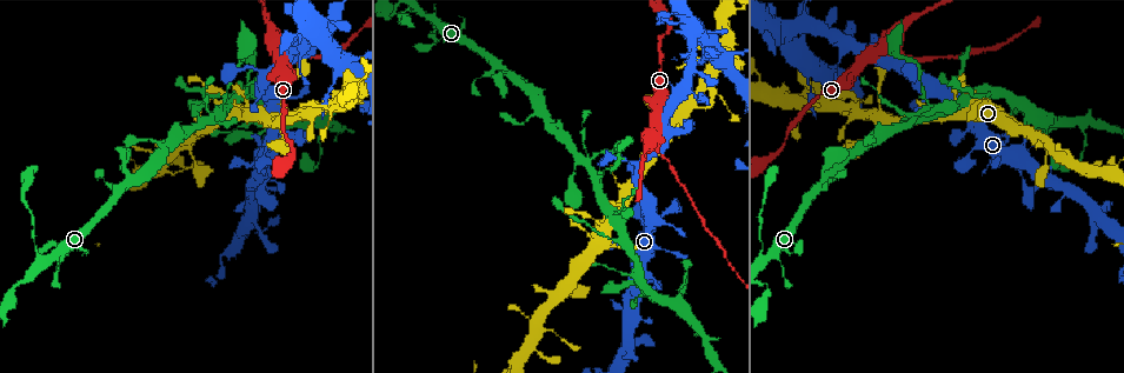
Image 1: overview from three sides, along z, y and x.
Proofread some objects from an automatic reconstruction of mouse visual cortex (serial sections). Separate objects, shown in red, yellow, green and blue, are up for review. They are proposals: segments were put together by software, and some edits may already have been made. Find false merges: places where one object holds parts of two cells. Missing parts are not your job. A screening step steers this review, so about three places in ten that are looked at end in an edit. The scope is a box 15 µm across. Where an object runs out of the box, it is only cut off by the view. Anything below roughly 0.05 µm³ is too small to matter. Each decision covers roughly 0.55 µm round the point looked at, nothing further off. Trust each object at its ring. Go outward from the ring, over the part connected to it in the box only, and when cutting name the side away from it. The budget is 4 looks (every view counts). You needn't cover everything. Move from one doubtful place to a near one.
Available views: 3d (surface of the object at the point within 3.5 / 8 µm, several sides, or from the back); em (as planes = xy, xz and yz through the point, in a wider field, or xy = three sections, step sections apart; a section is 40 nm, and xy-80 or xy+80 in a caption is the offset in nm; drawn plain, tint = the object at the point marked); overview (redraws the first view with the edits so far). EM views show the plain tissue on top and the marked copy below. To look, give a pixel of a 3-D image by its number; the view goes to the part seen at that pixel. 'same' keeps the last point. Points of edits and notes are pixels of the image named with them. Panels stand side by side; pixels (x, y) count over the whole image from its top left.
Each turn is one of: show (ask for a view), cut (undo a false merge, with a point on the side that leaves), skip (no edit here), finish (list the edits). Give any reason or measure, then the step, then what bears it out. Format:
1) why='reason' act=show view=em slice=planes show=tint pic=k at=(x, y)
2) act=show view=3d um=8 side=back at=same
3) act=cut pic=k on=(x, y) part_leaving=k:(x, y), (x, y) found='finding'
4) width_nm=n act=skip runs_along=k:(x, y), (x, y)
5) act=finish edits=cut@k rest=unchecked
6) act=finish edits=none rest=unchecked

why='abrupt turn' act=show view=3d um=8 side=back pic=1 at=(693, 94)

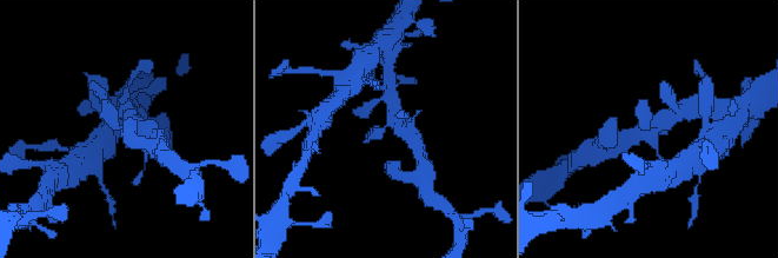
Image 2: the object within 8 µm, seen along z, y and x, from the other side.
act=show view=em slice=xy step=3 show=tint pic=2 at=(650, 127)

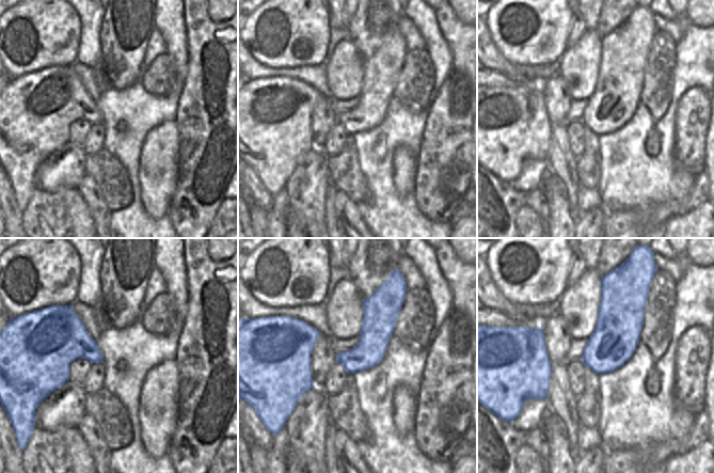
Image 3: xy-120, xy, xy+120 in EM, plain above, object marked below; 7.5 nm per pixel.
act=skip found='continuous, no second cell'

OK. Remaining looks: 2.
why='sudden change in width' act=show view=3d um=3.5 pic=1 at=(111, 187)

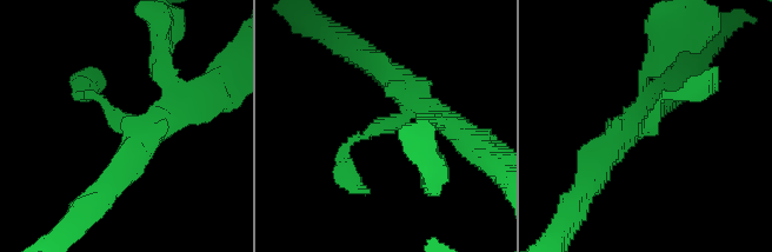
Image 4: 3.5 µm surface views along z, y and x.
act=show view=em slice=xy step=5 show=tint pic=4 at=(385, 126)

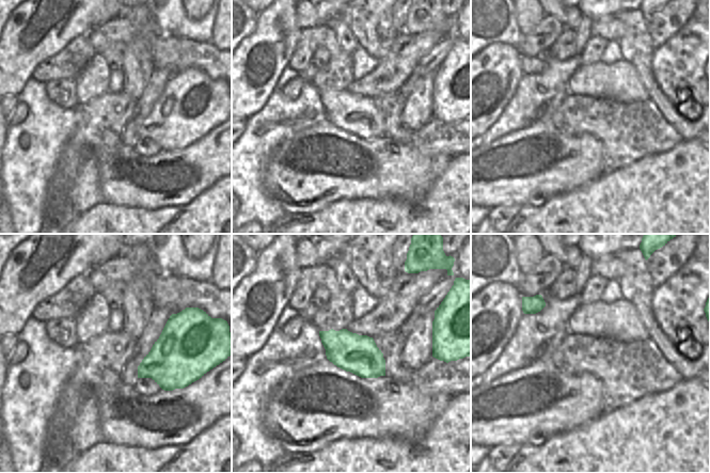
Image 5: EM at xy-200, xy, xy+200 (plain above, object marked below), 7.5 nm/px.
act=skip runs_along=4:(603, 156), (690, 91) found='all the same cell'

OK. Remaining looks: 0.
act=finish edits=none rest=unchecked

